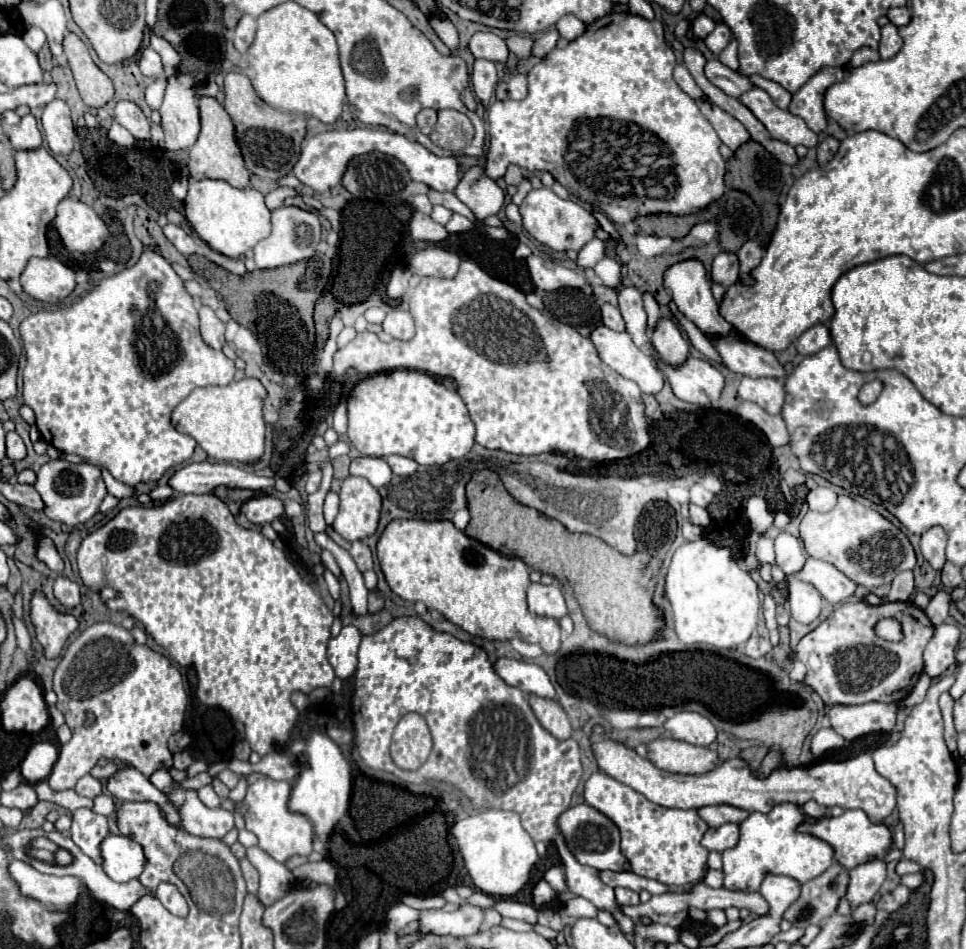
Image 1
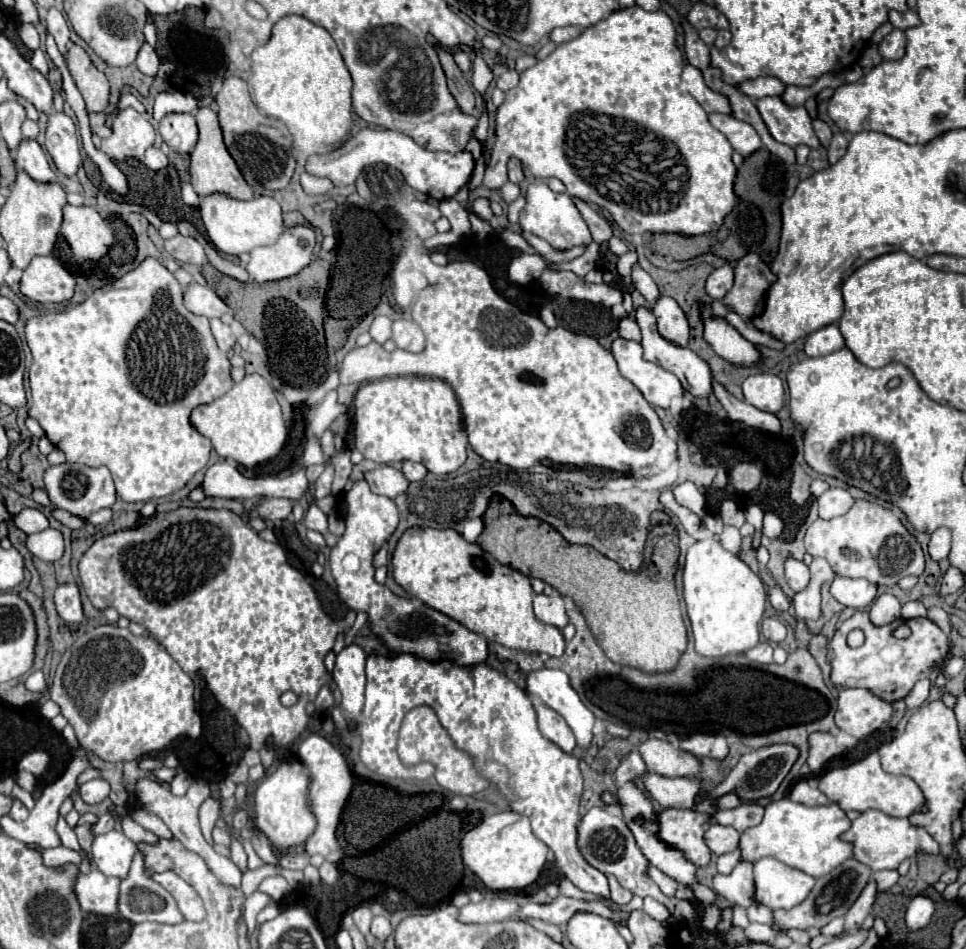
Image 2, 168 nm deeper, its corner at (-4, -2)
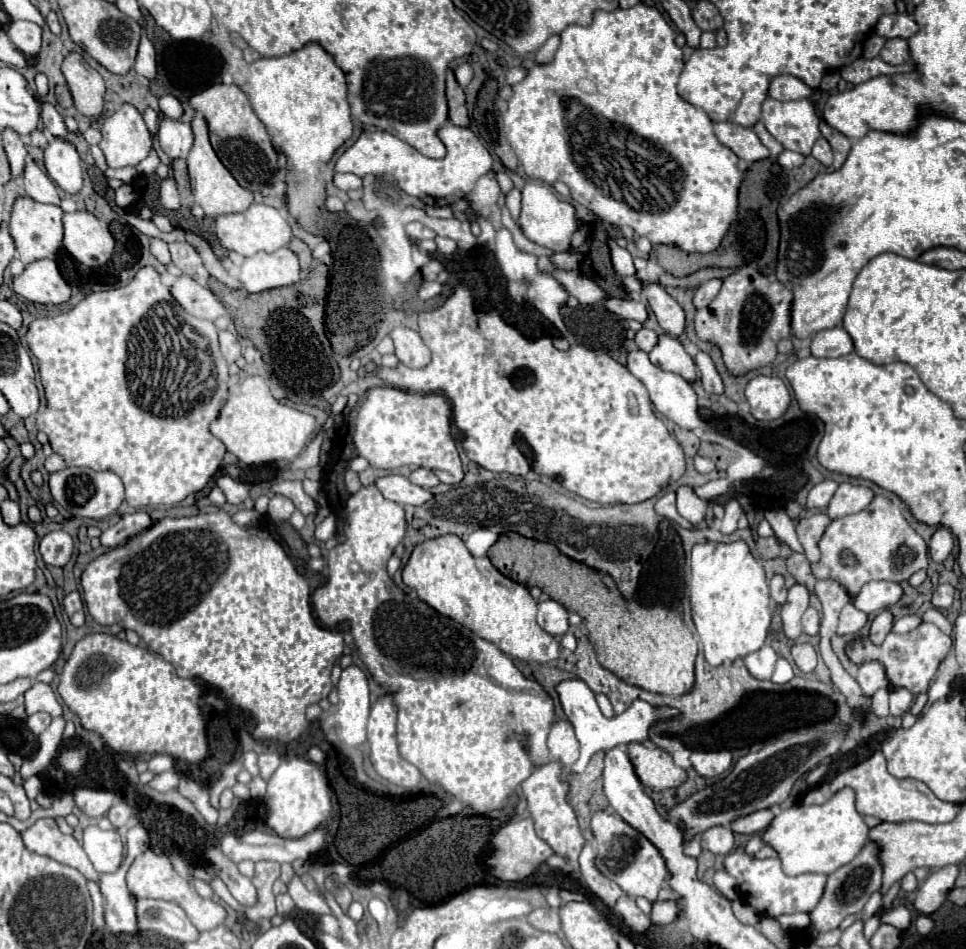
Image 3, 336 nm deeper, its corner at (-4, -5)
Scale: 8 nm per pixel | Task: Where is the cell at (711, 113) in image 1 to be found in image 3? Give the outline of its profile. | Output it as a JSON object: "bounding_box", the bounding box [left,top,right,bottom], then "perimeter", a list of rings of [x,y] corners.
{"bounding_box":[715,122,769,162],"perimeter":[[[717,122],[715,134],[723,146],[747,162],[757,162],[769,158],[769,150],[761,144],[757,134],[751,128],[743,128],[731,122]]]}

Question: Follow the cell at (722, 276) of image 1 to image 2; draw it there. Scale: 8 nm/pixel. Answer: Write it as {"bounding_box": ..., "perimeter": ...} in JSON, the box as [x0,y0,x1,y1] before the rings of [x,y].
{"bounding_box":[707,263,735,299],"perimeter":[[[725,263],[723,267],[715,269],[709,277],[707,277],[707,295],[711,299],[723,299],[723,295],[733,287],[733,281],[735,281],[735,271],[729,263]]]}

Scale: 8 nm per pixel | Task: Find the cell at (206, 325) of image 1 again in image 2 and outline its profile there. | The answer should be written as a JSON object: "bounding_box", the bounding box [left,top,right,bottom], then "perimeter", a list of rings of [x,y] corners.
{"bounding_box":[211,319,235,351],"perimeter":[[[211,319],[211,331],[213,331],[215,341],[217,341],[221,351],[229,351],[233,347],[235,337],[233,337],[229,325],[225,325],[221,319]]]}

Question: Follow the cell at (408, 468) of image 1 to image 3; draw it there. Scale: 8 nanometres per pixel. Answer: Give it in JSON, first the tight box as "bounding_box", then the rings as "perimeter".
{"bounding_box":[409,468,439,488],"perimeter":[[[417,468],[417,470],[413,470],[411,476],[409,476],[409,480],[411,480],[413,484],[417,484],[417,486],[423,486],[423,488],[433,488],[433,486],[439,484],[439,478],[437,478],[431,470],[427,470],[427,468]]]}

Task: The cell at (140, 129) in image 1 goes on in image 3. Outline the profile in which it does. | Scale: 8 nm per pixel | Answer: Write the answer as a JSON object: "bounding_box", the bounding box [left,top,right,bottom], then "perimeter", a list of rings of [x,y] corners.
{"bounding_box":[99,104,151,168],"perimeter":[[[123,104],[115,114],[105,118],[101,134],[99,148],[111,168],[137,166],[151,150],[151,136],[143,116],[131,104]]]}

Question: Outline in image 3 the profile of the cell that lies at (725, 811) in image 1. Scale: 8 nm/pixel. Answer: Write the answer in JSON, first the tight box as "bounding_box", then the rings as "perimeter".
{"bounding_box":[731,810,775,834],"perimeter":[[[757,810],[755,814],[737,818],[731,824],[731,830],[741,832],[741,834],[759,834],[759,832],[765,832],[769,828],[773,818],[775,818],[775,814],[771,810]]]}

